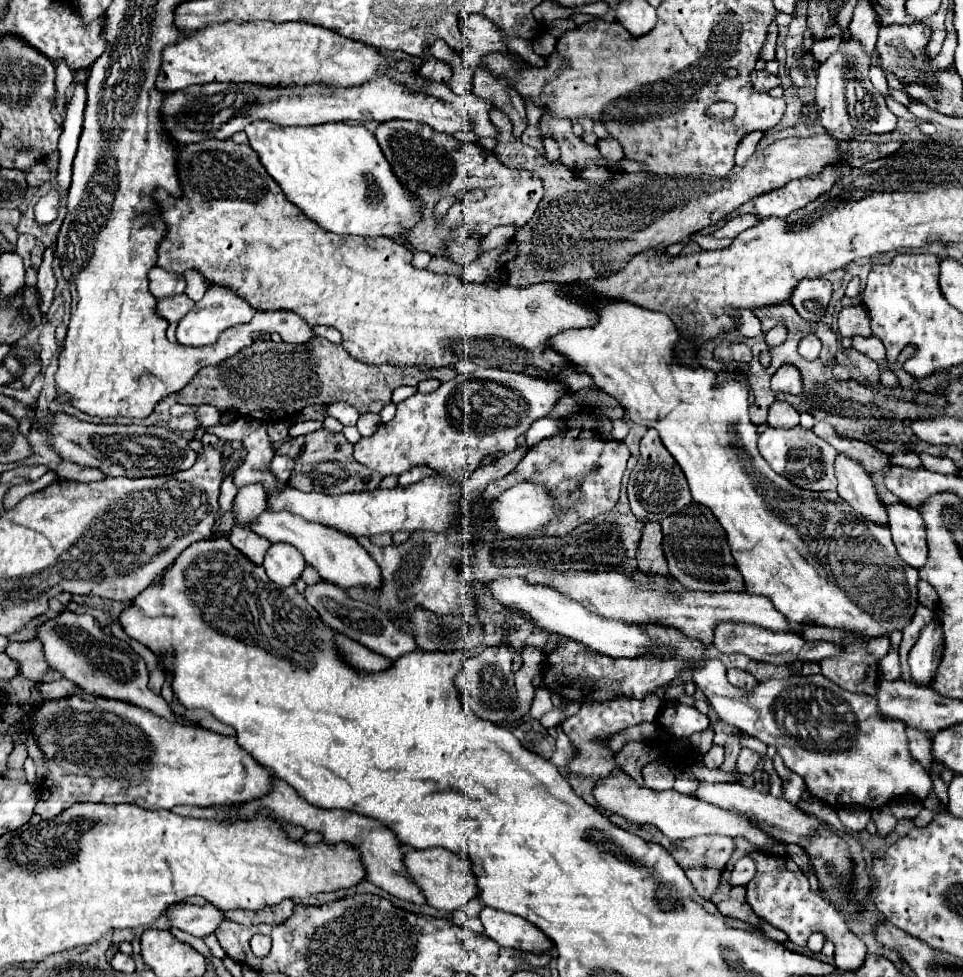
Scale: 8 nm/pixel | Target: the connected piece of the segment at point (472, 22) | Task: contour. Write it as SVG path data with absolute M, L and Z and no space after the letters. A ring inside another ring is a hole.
M464 14L462 26L470 46L462 58L470 68L478 64L478 58L482 58L486 52L508 52L490 18L482 14Z

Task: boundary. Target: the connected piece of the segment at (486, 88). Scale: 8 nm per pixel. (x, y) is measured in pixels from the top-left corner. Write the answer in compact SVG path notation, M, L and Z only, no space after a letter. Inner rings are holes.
M476 68L474 70L474 90L472 92L480 100L486 100L494 108L508 114L508 118L514 126L514 136L516 138L524 132L524 128L526 128L526 110L524 110L522 98L518 96L518 92L514 92L514 88L510 88L508 84L502 84L502 80L494 80L490 74Z

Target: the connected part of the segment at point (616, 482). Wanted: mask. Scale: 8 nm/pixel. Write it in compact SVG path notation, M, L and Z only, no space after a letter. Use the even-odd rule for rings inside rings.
M580 412L580 414L576 414L576 416L570 418L570 430L566 434L558 434L558 436L546 438L538 446L532 446L530 452L514 468L514 472L510 472L508 476L502 476L502 478L490 482L486 486L486 490L484 490L484 492L488 492L486 500L490 500L490 496L498 496L500 492L504 492L506 488L514 486L520 480L538 480L538 482L550 484L550 488L554 488L554 492L558 492L558 496L562 496L562 500L582 500L584 502L582 506L578 504L578 512L570 512L570 516L566 516L566 520L554 520L554 524L550 524L550 528L546 528L546 532L538 532L538 534L552 534L552 536L554 534L566 534L572 528L576 528L578 524L584 524L586 520L592 520L594 516L598 516L598 514L608 512L608 510L614 508L614 504L618 500L618 492L620 492L620 480L622 480L624 470L626 470L628 458L630 458L630 452L628 452L628 448L626 448L624 442L618 442L618 440L600 440L594 434L594 418L588 412L584 412L584 414Z

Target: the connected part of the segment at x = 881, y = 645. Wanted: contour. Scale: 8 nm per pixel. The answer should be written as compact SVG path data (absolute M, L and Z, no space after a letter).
M883 637L878 639L869 639L866 643L868 654L877 660L883 659L890 649L889 638Z

